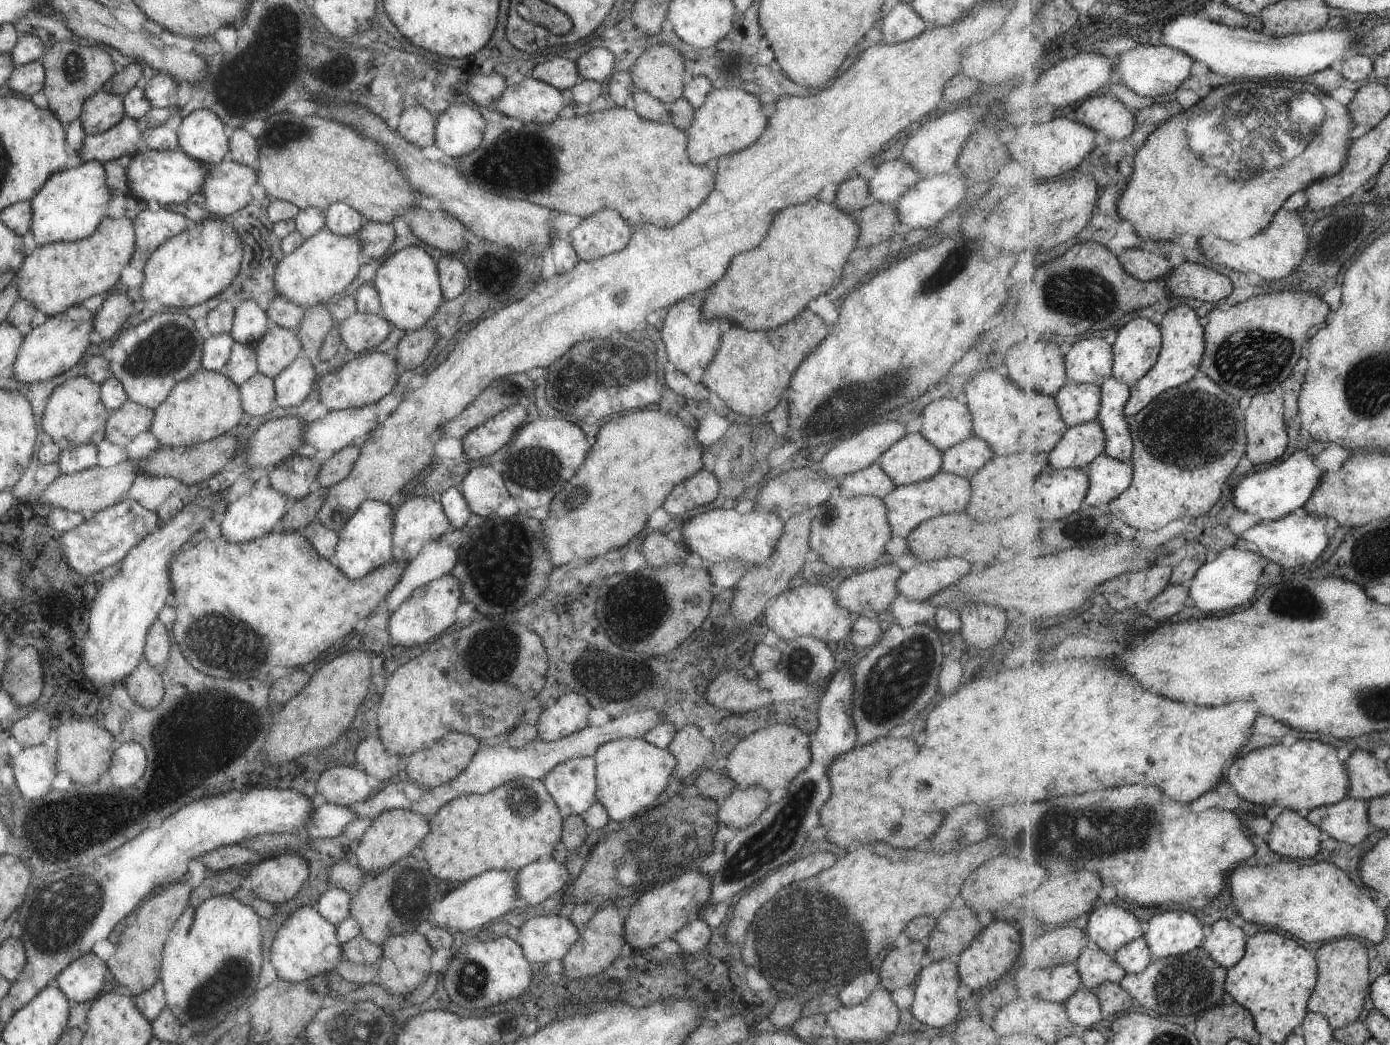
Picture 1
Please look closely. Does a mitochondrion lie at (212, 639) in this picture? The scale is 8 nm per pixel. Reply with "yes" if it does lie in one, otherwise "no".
yes

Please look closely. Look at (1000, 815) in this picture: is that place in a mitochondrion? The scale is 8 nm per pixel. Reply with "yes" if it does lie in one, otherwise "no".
no

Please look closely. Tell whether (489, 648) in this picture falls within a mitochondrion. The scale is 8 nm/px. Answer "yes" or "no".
yes

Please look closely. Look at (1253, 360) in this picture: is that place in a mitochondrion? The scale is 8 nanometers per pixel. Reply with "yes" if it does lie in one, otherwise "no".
yes

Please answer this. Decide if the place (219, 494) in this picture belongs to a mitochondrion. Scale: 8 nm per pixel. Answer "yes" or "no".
no

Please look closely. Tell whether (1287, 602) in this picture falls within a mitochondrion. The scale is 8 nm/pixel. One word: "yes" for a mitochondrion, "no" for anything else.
yes

